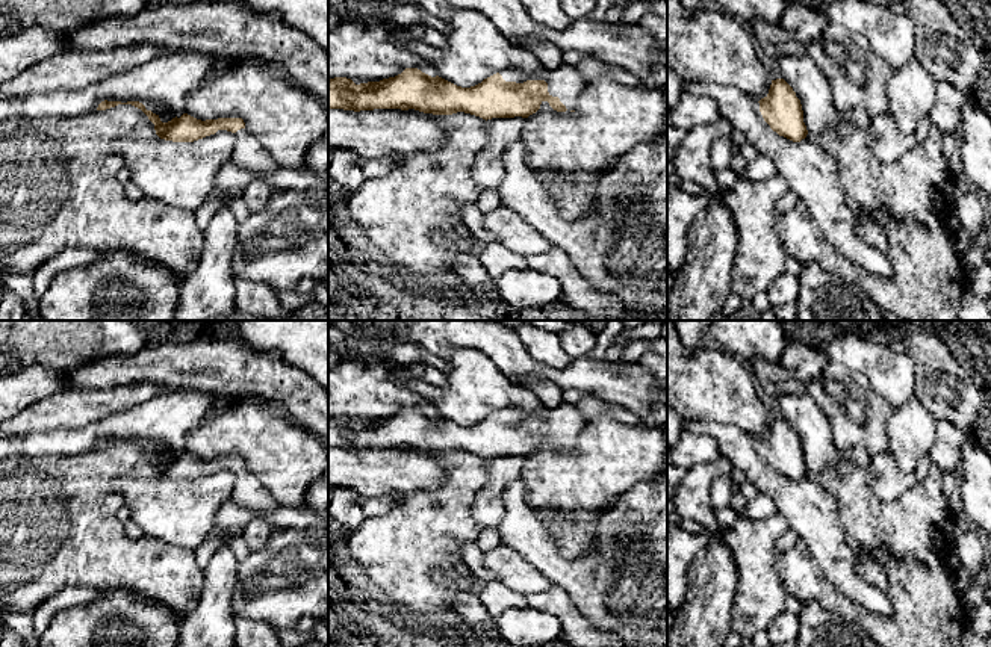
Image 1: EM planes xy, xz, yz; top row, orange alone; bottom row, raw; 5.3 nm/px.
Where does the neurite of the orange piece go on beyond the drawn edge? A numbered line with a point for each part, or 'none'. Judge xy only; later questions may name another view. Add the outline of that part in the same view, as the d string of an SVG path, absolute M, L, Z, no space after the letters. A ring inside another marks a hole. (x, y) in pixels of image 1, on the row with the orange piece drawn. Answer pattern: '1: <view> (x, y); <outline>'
1: xy (248, 154); M241 128L233 135L236 139L236 147L231 156L231 163L256 175L268 175L280 166L257 144L257 141L247 132L247 128Z

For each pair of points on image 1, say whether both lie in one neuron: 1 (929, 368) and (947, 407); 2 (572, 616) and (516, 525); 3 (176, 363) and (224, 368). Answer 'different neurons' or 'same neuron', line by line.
1: same neuron
2: different neurons
3: same neuron

